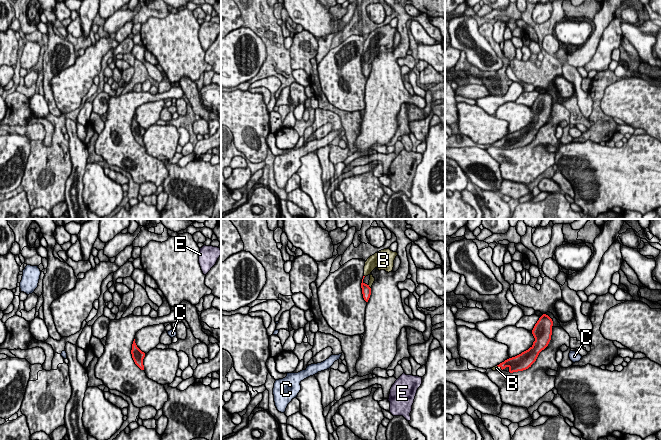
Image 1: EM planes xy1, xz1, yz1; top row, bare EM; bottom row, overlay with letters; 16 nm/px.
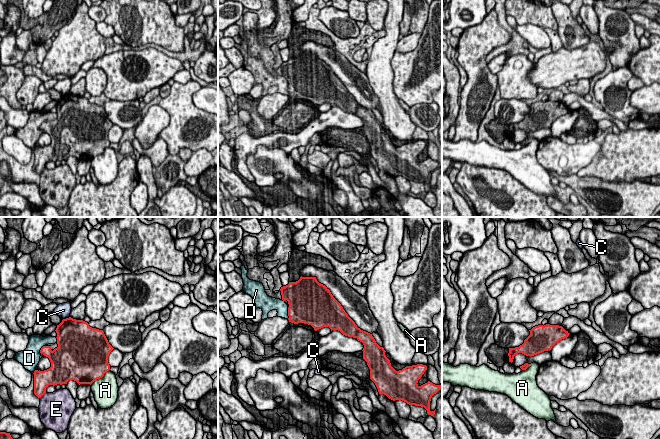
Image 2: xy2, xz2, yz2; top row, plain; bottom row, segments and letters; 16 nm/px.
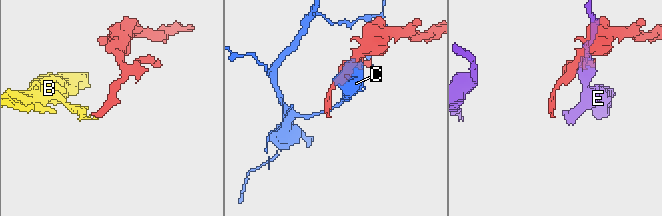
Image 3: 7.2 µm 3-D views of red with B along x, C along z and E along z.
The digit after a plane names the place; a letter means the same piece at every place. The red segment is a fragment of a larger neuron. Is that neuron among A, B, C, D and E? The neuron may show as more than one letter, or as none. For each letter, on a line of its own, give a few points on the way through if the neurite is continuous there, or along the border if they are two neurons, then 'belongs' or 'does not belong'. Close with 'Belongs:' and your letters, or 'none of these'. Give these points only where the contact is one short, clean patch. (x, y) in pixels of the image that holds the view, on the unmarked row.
A: does not belong
B: runs through xz1 (366, 66), (368, 62), (371, 51), (367, 47); belongs
C: does not belong
D: does not belong
E: border along xy2 (45, 168), (40, 174); does not belong
Belongs: B

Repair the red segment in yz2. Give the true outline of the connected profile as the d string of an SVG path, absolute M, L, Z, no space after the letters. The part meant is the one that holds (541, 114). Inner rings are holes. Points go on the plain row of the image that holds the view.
M538 101L533 103L530 111L524 116L519 123L509 124L509 138L513 138L514 132L522 129L526 132L534 132L552 123L560 116L569 112L569 108L559 101Z

